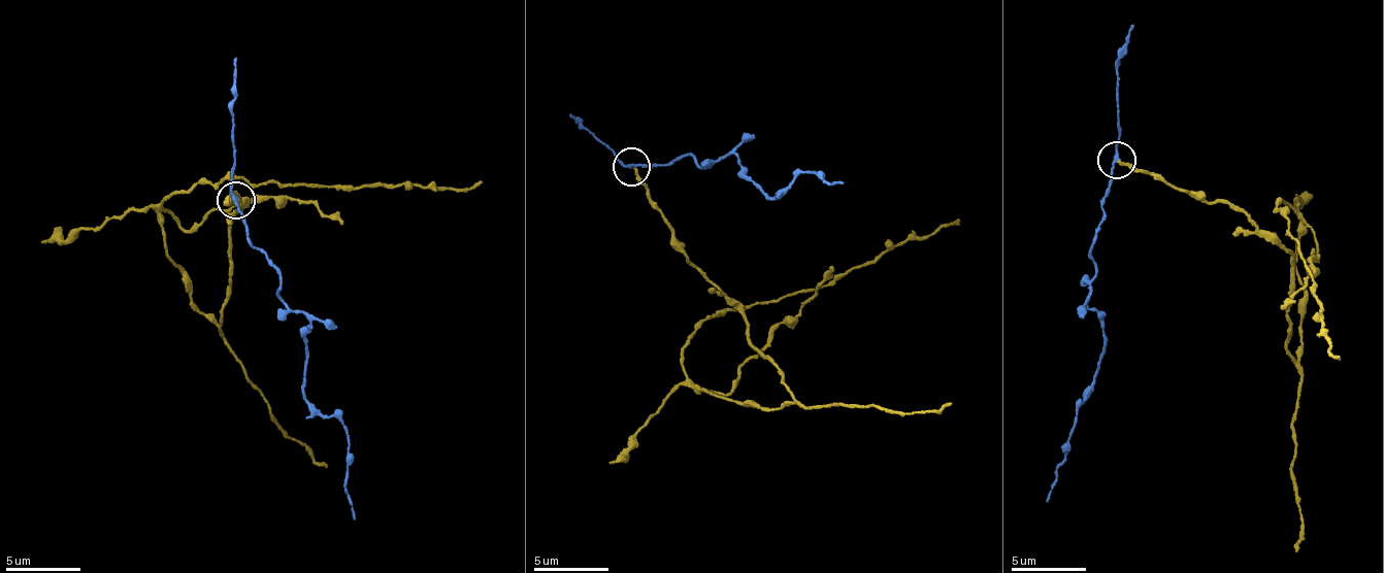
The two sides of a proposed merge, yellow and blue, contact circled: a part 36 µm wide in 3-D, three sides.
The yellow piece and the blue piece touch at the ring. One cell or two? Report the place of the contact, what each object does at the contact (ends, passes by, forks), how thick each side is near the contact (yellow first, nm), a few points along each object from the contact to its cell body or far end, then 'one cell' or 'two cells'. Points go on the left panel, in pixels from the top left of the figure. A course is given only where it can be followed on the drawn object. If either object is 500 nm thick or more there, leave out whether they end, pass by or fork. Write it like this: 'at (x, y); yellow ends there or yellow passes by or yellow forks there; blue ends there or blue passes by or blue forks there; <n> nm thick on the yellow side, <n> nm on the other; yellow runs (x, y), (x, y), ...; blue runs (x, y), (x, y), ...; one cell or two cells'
at (235, 200); yellow ends there; blue passes by; 200 nm thick on the yellow side, 180 nm on the other; yellow runs (236, 201), (227, 198), (242, 211), (231, 217), (219, 325), (163, 244), (165, 199), (227, 179), (479, 180); blue runs (236, 201), (245, 235), (278, 279), (281, 301), (309, 321), (304, 390), (347, 428), (347, 475), (355, 519); two cells

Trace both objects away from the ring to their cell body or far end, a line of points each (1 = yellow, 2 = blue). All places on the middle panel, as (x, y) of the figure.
1: (632, 166), (672, 242), (785, 374), (793, 400), (761, 410), (694, 384), (690, 335), (958, 224)
2: (632, 166), (651, 169), (690, 155), (704, 168), (733, 155), (770, 199), (808, 169), (825, 183), (844, 183)

